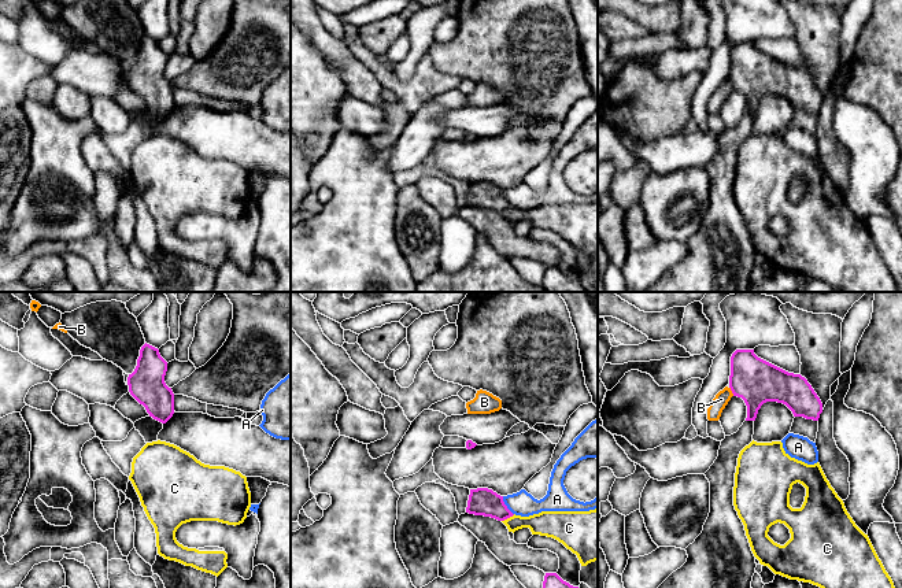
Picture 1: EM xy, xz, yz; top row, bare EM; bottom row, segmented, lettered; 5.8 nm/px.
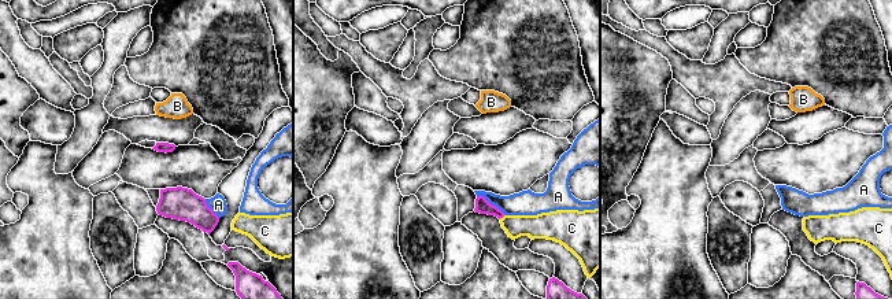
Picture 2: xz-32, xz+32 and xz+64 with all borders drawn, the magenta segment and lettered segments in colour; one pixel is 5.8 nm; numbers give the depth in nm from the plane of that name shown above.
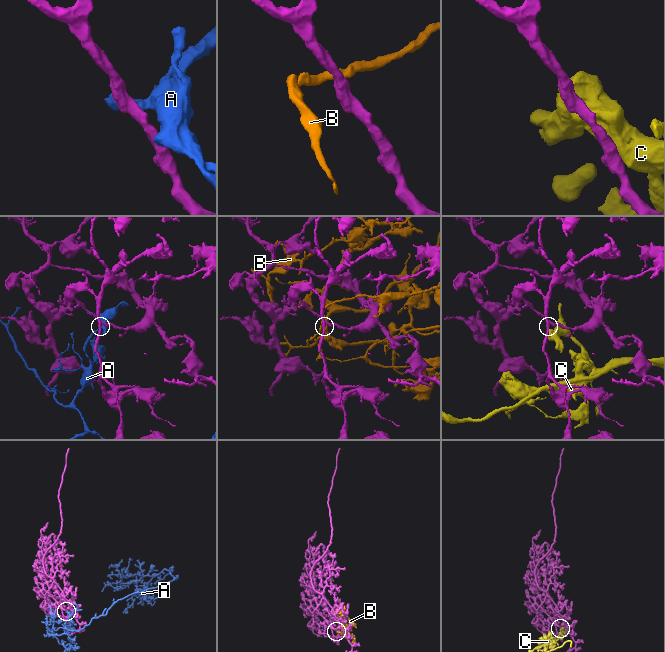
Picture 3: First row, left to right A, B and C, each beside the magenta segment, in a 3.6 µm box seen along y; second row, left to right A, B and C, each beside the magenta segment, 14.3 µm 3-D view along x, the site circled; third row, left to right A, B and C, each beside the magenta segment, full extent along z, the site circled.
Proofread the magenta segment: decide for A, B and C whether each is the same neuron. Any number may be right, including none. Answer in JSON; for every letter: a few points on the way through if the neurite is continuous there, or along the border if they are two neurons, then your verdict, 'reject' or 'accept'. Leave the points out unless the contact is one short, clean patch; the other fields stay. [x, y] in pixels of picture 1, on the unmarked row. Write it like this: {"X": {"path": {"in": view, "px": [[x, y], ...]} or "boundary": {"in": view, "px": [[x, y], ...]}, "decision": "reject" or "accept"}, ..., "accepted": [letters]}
{"A": {"boundary": {"in": "xz", "px": [[502, 189], [506, 200], [513, 207]]}, "decision": "reject"}, "B": {"decision": "reject"}, "C": {"decision": "reject"}, "accepted": []}

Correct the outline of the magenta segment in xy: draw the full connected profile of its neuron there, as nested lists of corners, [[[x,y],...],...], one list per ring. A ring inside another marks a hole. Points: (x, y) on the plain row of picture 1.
[[[145,36],[134,64],[127,70],[130,88],[149,107],[134,115],[145,136],[158,134],[159,125],[174,107],[174,86],[164,75],[166,64],[167,55],[159,42]]]

